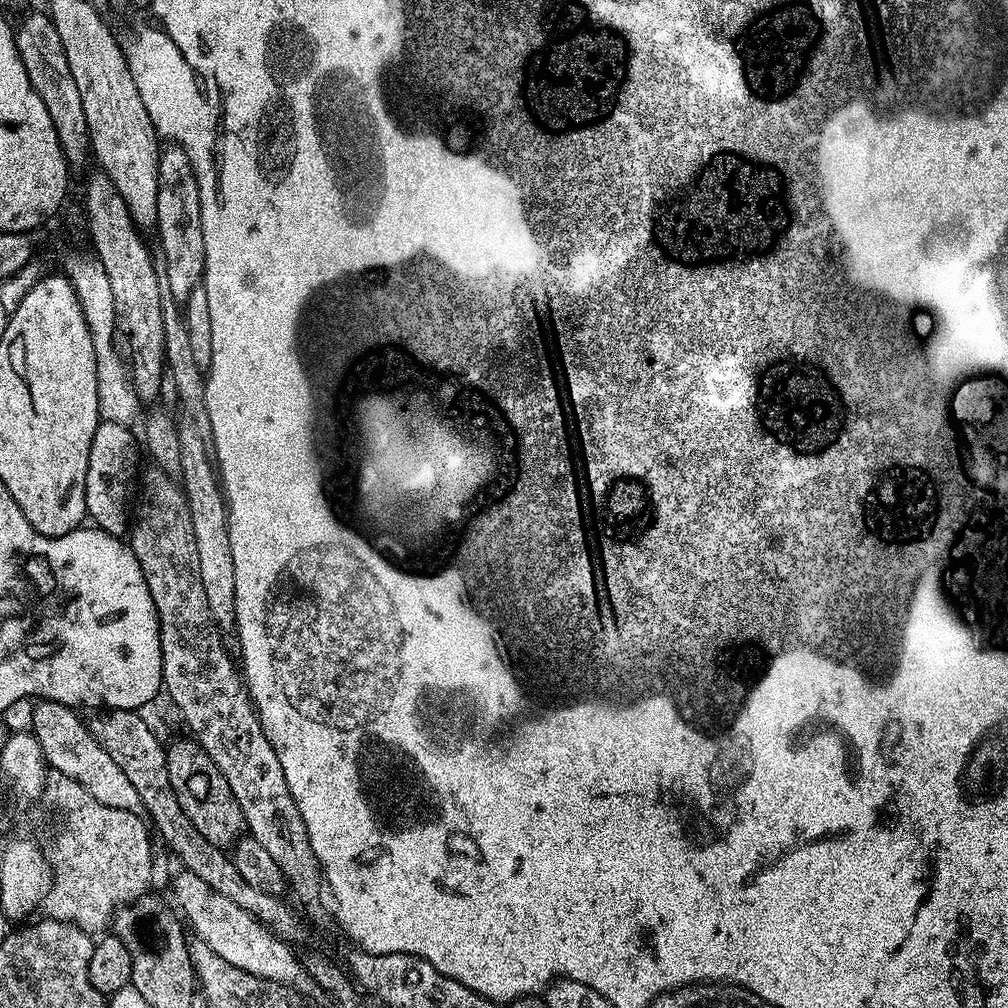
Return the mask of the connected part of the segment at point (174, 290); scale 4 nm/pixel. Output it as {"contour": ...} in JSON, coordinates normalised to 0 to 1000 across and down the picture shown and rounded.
{"contour":[[[167,145],[160,150],[157,165],[157,212],[153,226],[154,229],[159,229],[159,238],[163,241],[159,246],[160,252],[163,253],[161,278],[165,283],[166,293],[176,300],[183,300],[189,289],[199,281],[204,256],[204,244],[200,240],[202,208],[190,166],[190,162],[178,145]]]}

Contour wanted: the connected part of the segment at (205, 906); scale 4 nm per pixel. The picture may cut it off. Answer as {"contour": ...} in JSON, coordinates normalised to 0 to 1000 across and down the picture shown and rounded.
{"contour":[[[179,863],[179,866],[176,864],[170,874],[169,885],[175,888],[174,900],[181,909],[183,904],[182,912],[186,920],[194,924],[193,932],[204,935],[204,938],[208,938],[208,942],[212,942],[216,950],[224,950],[228,958],[236,958],[236,962],[244,962],[256,970],[285,976],[303,990],[318,987],[315,974],[312,974],[312,970],[308,970],[308,966],[302,961],[301,951],[290,945],[293,944],[291,938],[275,931],[269,923],[260,919],[260,915],[244,907],[240,899],[228,895],[228,891],[220,891],[220,887],[208,883],[208,879],[204,879],[204,875],[196,871],[196,867],[186,863]]]}

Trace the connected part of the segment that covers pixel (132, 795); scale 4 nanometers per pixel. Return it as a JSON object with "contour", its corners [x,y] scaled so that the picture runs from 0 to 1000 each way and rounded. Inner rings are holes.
{"contour":[[[45,693],[33,698],[36,699],[32,702],[30,726],[35,730],[38,740],[41,741],[45,759],[51,765],[65,768],[65,772],[73,772],[73,776],[77,776],[77,780],[93,788],[93,792],[97,792],[101,800],[113,800],[117,804],[136,808],[143,806],[141,792],[137,792],[137,784],[133,784],[125,768],[121,768],[119,761],[114,758],[113,752],[109,752],[109,748],[105,748],[105,744],[97,740],[86,717],[82,713],[79,715],[74,701],[67,701]]]}

